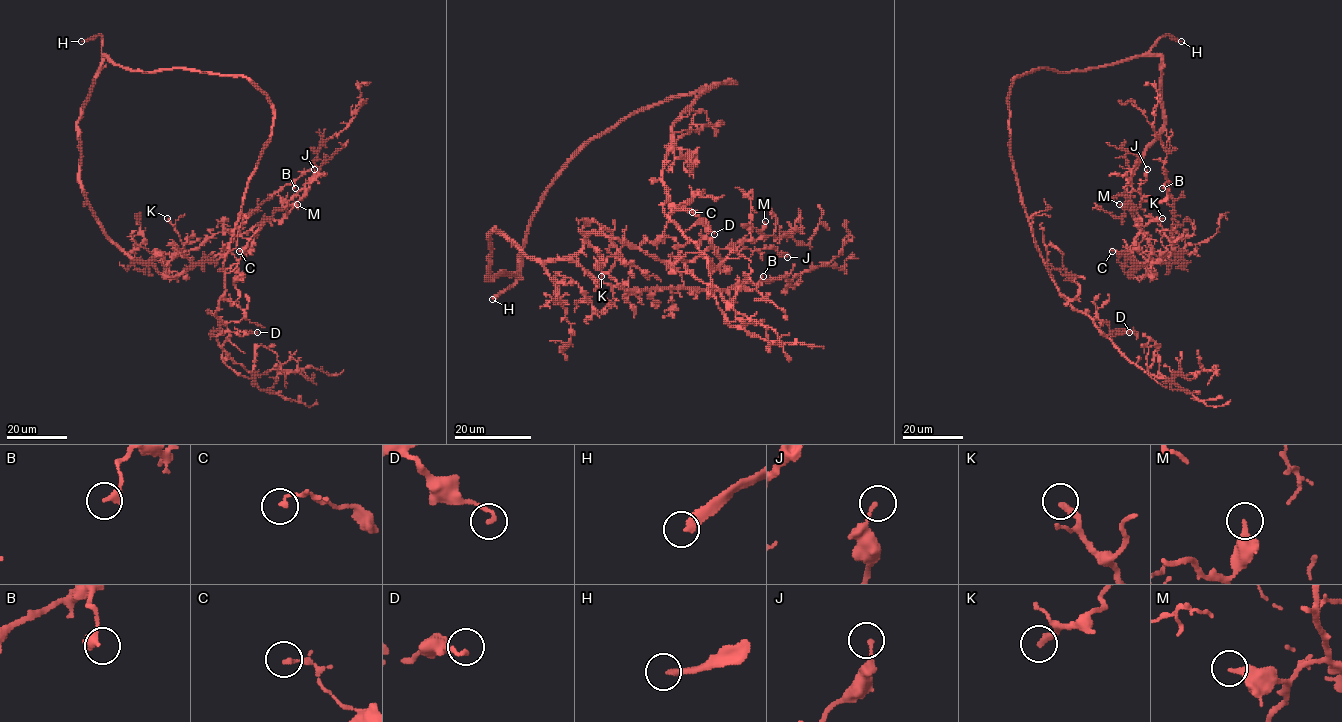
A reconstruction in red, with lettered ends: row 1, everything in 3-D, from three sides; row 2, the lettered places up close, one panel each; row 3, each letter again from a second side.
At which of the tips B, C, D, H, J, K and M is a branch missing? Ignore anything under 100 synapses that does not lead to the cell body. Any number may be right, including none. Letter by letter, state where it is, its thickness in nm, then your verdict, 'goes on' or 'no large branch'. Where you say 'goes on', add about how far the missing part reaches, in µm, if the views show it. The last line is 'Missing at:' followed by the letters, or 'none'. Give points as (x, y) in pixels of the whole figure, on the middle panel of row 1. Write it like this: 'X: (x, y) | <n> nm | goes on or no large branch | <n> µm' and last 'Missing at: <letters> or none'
B: (763, 276) | 320 nm | no large branch
C: (692, 212) | 110 nm | no large branch
D: (714, 234) | 180 nm | no large branch
H: (492, 299) | 280 nm | goes on | 15 µm
J: (787, 257) | 160 nm | no large branch
K: (601, 276) | 240 nm | goes on | 45 µm
M: (765, 221) | 320 nm | no large branch
Missing at: H, K

